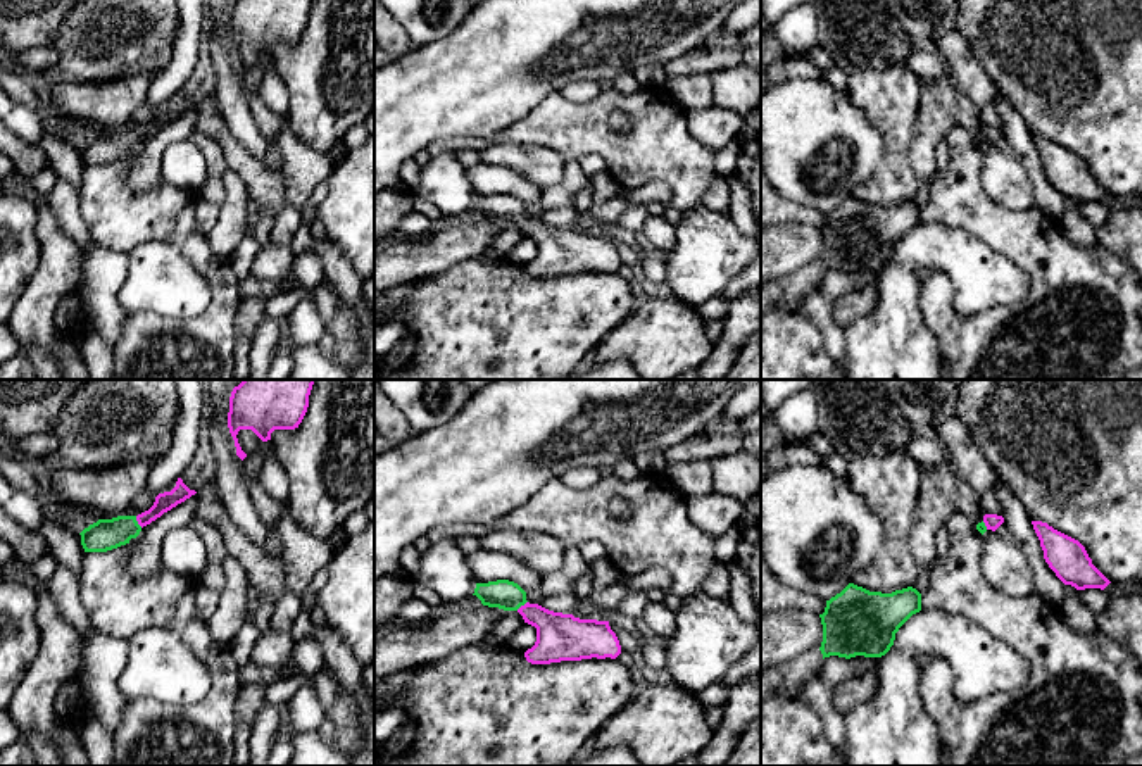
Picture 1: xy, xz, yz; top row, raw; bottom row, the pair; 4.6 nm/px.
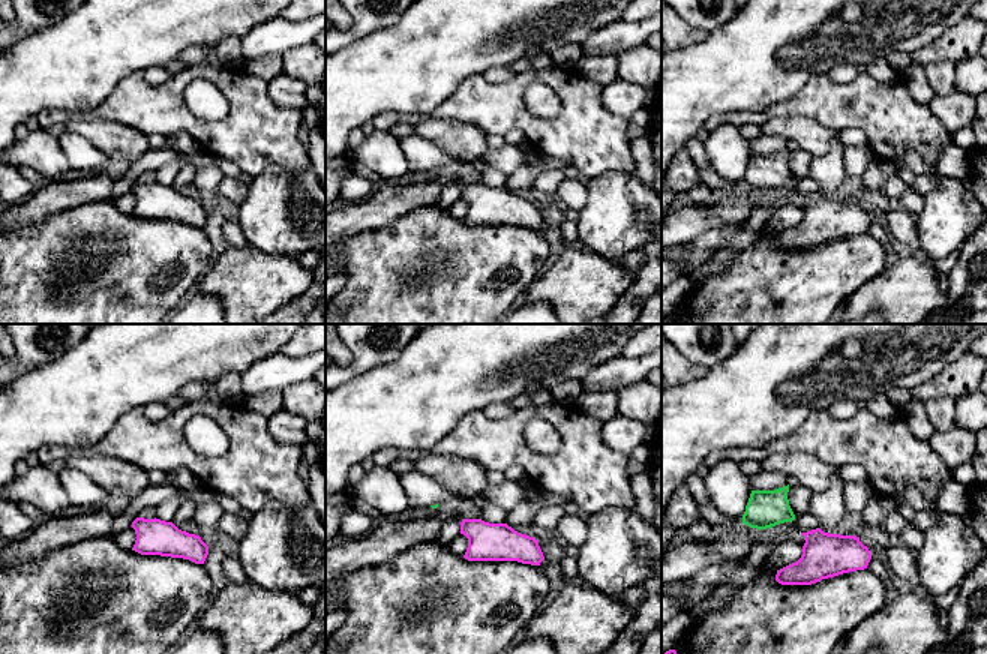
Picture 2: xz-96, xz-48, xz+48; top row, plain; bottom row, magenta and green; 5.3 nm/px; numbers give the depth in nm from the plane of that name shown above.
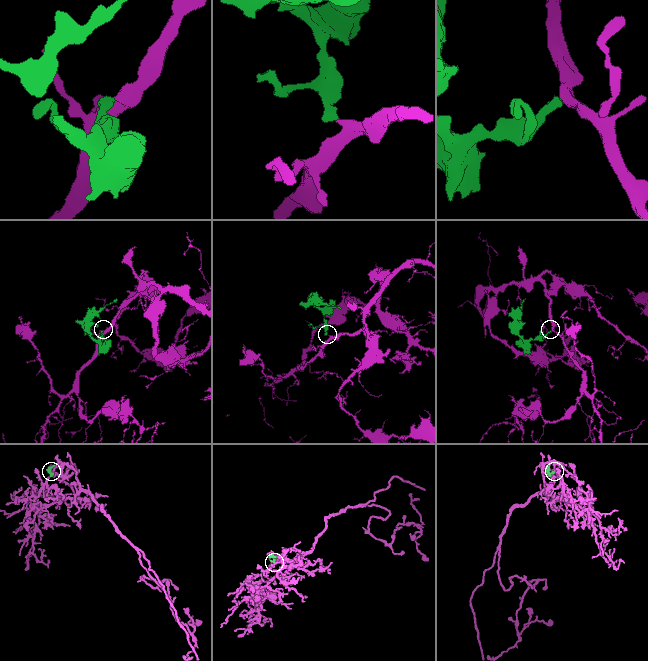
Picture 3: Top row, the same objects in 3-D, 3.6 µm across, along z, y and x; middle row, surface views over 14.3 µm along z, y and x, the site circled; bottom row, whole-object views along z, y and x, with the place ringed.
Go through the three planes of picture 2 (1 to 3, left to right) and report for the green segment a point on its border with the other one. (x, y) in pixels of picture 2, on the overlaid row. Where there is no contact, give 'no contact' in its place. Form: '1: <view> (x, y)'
1: no contact
2: no contact
3: no contact

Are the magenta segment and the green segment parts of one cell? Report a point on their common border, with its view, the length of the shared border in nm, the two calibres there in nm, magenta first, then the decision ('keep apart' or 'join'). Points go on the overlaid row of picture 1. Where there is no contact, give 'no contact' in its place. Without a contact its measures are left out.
xy (137, 520) | 70 nm | 90/150 nm | join

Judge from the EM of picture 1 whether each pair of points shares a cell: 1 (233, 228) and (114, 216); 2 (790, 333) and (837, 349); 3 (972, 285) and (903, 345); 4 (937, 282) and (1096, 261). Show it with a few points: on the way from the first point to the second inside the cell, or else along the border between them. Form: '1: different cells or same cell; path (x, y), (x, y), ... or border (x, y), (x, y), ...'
1: different cells; border (204, 235), (209, 247), (228, 259)
2: different cells; border (797, 311), (818, 330), (832, 361)
3: same cell; path (937, 261), (916, 261), (903, 275), (903, 311)
4: same cell; path (958, 326), (961, 330), (1030, 326), (1051, 306)

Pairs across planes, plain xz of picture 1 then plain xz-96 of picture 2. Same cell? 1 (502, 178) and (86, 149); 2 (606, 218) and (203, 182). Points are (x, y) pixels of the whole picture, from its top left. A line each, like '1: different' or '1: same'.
1: same
2: different

